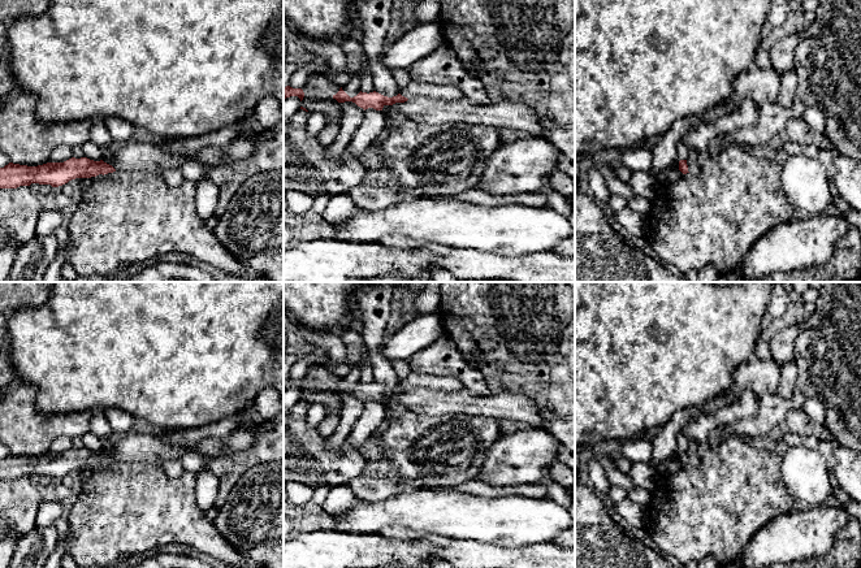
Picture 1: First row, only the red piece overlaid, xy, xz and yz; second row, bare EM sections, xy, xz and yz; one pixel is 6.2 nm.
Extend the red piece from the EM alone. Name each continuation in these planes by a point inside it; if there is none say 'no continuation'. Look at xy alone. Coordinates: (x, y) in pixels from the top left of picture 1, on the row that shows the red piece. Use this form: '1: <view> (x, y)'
1: xy (150, 157)

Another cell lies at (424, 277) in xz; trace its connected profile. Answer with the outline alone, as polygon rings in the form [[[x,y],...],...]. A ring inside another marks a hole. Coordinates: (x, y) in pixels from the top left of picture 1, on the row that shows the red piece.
[[[423,272],[417,277],[402,277],[399,274],[369,277],[360,282],[433,282],[430,273]]]

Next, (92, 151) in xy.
[[[88,140],[81,147],[85,153],[85,157],[94,161],[100,161],[104,159],[101,153],[101,148],[96,143],[92,143],[91,140]]]

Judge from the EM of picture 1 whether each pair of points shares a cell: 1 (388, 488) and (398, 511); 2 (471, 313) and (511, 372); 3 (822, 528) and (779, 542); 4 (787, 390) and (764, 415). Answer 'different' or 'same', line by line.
1: different
2: same
3: same
4: different

